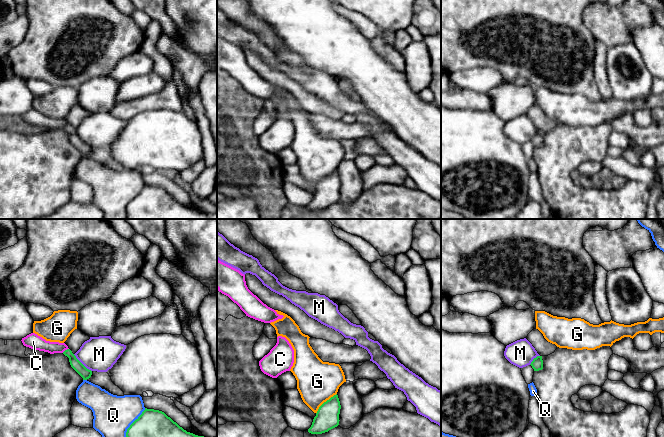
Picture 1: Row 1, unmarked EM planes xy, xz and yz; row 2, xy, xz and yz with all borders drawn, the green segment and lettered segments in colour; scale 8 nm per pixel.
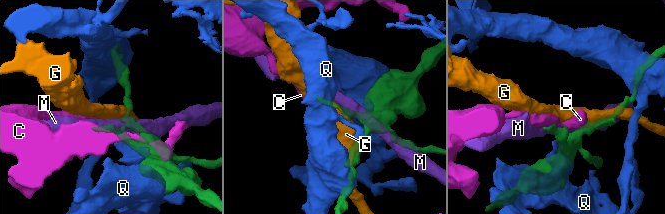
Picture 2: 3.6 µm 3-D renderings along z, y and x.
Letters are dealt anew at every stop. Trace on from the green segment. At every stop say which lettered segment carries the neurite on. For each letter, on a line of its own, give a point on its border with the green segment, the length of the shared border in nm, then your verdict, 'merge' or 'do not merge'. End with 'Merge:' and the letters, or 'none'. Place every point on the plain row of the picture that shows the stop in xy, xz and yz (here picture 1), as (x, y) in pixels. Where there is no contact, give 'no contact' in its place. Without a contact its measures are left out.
C: xy (65, 126) | 70 nm | do not merge
G: xz (324, 178) | 240 nm | do not merge
M: xy (81, 139) | 200 nm | do not merge
Q: xy (130, 201) | 320 nm | do not merge
Merge: none

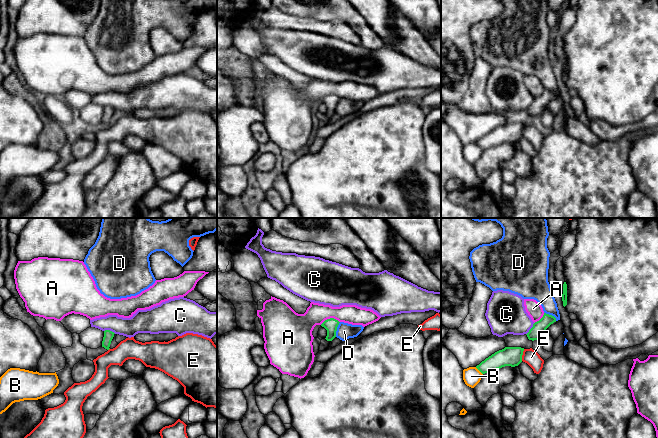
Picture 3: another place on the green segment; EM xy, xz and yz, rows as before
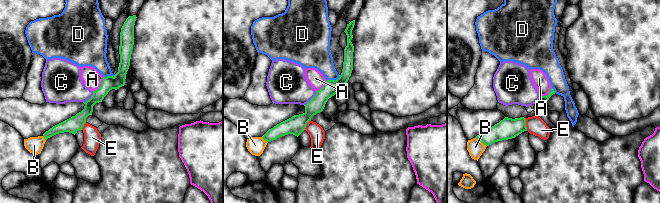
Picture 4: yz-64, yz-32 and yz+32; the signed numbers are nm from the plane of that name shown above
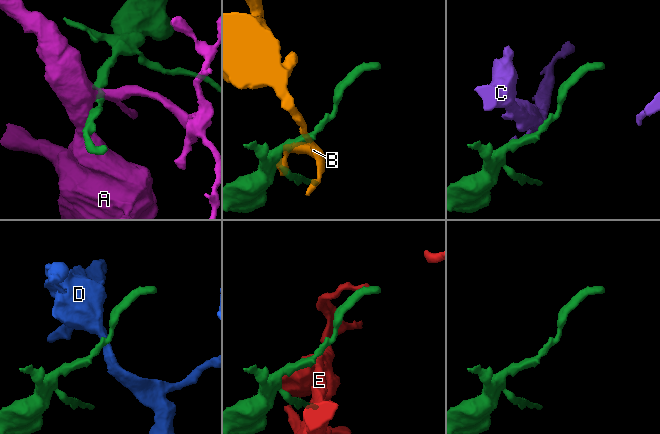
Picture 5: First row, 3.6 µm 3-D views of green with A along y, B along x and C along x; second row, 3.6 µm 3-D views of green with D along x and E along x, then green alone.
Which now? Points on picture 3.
A: xz (330, 94) | 160 nm | do not merge
B: yz (479, 146) | 90 nm | do not merge
C: xy (109, 106) | 100 nm | do not merge
D: xz (336, 105) | 130 nm | do not merge
E: yz (521, 131) | 100 nm | do not merge
Merge: none

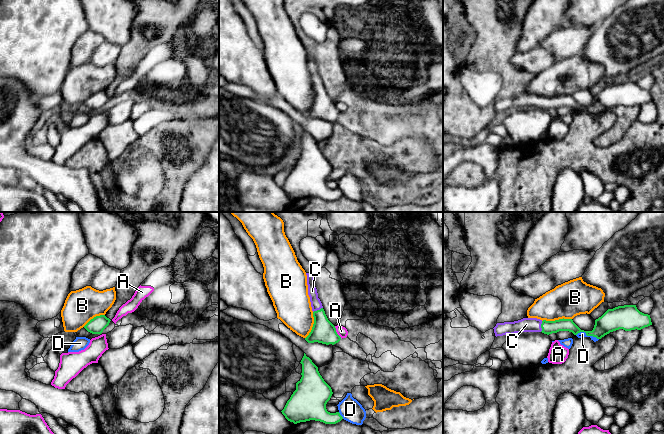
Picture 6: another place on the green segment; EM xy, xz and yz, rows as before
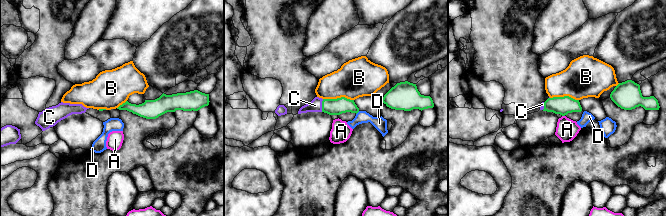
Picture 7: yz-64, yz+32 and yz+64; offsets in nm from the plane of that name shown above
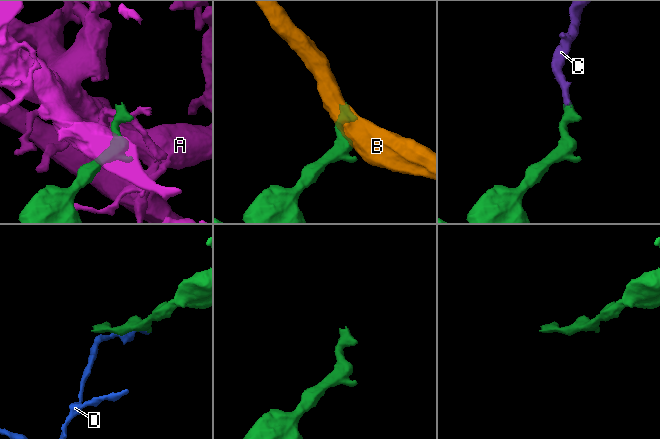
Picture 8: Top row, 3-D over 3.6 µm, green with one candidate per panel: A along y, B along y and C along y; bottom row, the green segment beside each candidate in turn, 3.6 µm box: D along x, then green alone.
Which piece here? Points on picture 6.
A: xz (336, 108) | 120 nm | do not merge
B: yz (556, 96) | 240 nm | do not merge
C: yz (541, 102) | 90 nm | merge
D: yz (587, 111) | 190 nm | do not merge
Merge: C

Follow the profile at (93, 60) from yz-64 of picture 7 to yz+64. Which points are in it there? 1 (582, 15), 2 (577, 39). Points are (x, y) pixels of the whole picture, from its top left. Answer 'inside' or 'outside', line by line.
1: outside
2: inside

